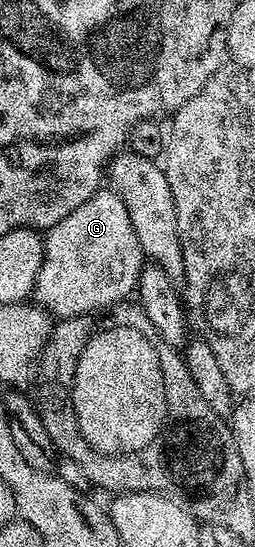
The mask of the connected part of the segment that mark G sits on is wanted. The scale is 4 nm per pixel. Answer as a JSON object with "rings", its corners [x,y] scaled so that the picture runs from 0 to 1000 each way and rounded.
{"rings":[[[400,346],[357,356],[345,367],[329,367],[329,375],[267,389],[251,404],[192,417],[176,424],[173,442],[180,461],[165,464],[129,545],[176,561],[200,578],[271,580],[373,572],[369,569],[392,567],[396,561],[400,567],[427,565],[443,554],[498,545],[537,527],[541,503],[565,486],[557,450],[533,433],[533,419],[518,411],[518,397],[502,397],[486,367],[439,346]]]}

